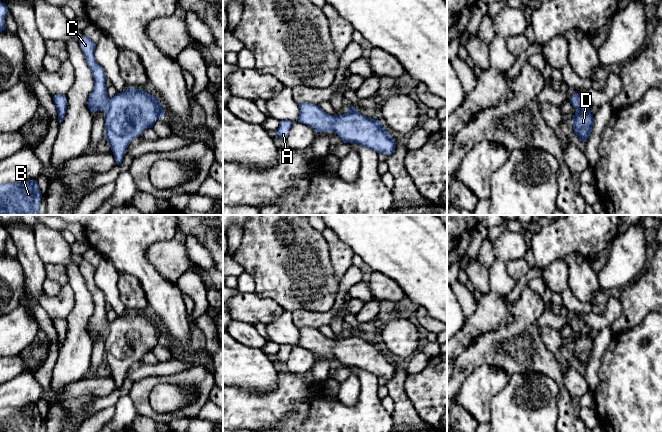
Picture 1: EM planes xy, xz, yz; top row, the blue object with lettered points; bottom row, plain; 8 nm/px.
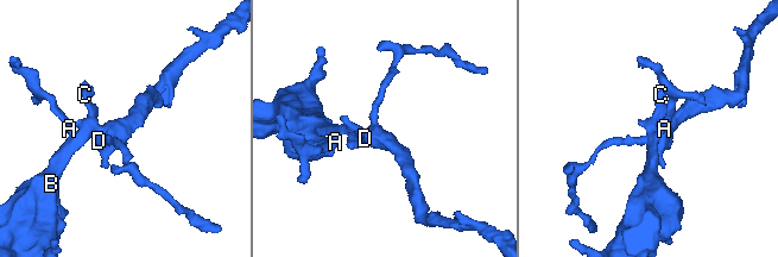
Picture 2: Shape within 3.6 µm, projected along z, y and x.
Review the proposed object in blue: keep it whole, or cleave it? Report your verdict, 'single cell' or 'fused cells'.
single cell

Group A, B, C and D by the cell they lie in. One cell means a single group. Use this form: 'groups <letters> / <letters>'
groups A B C D

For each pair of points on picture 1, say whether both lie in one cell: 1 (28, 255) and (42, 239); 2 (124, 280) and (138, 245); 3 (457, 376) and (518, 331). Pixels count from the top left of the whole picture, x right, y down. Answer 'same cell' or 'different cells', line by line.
1: different cells
2: different cells
3: same cell

